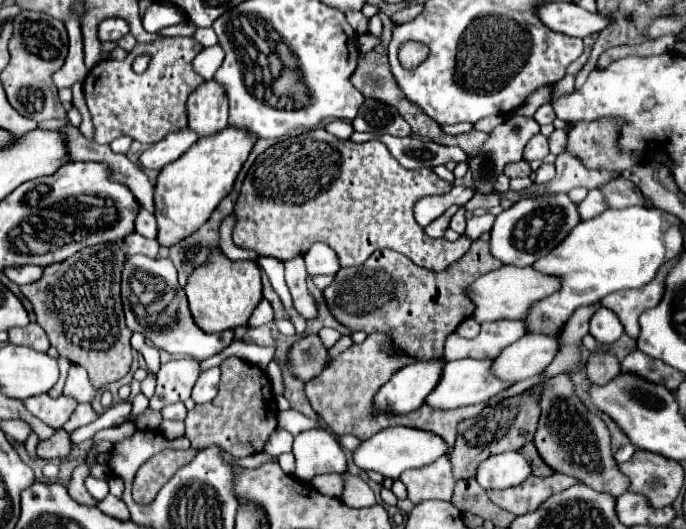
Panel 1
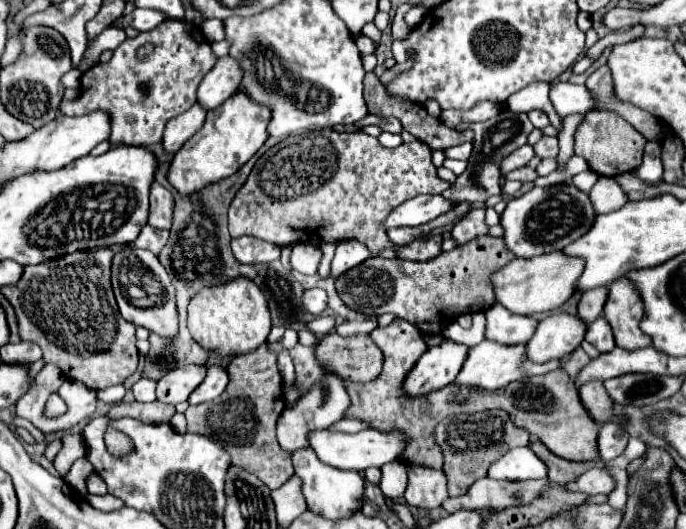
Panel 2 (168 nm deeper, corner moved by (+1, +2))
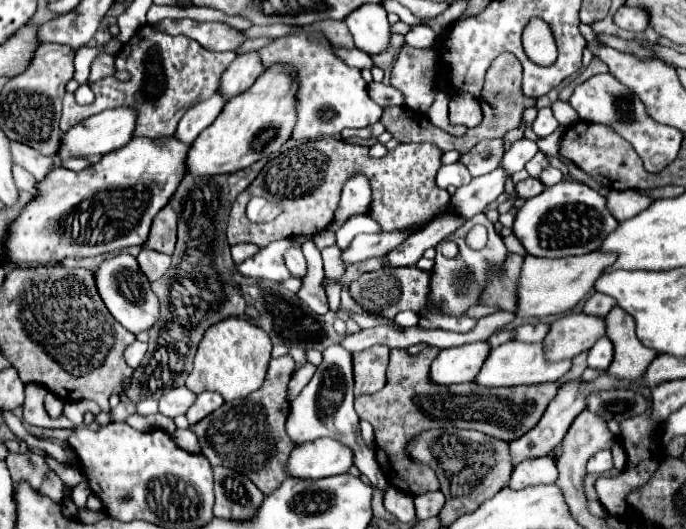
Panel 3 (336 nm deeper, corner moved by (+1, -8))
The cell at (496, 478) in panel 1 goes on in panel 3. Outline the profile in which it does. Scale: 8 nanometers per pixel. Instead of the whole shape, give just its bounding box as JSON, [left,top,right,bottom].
[509,456,557,490]

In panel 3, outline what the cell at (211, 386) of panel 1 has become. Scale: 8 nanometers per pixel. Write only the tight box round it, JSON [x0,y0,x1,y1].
[187,392,223,424]

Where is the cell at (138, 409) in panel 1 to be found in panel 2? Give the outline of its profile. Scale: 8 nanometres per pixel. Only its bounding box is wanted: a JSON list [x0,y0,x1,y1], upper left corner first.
[132,378,156,403]

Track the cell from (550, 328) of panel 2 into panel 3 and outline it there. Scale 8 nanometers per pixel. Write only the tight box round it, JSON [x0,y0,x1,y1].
[545,314,605,360]

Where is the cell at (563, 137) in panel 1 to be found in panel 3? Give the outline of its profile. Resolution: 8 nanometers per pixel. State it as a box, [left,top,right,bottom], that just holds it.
[525,152,549,178]

